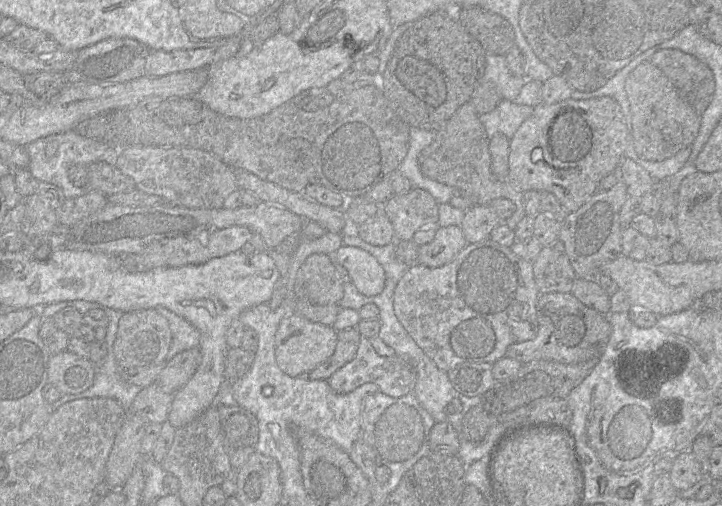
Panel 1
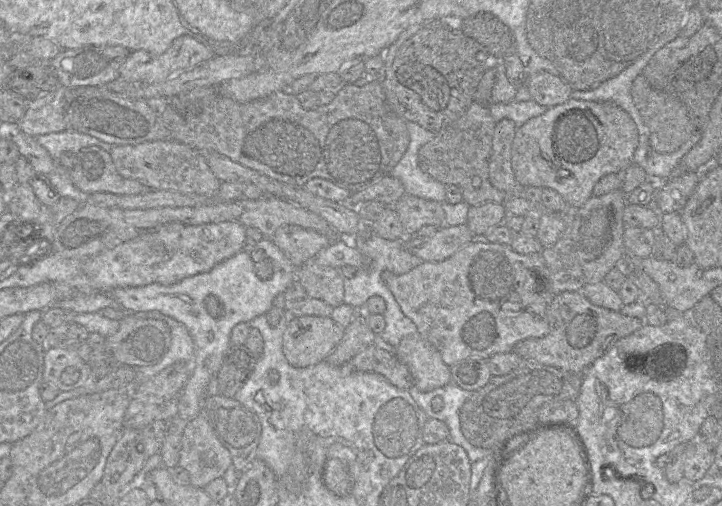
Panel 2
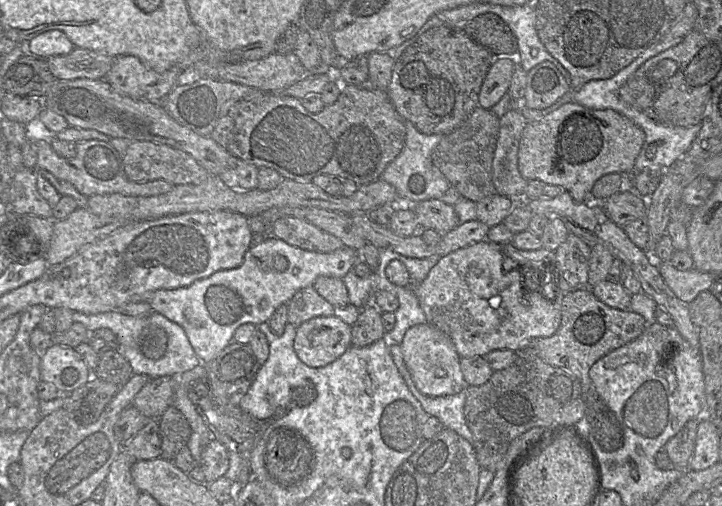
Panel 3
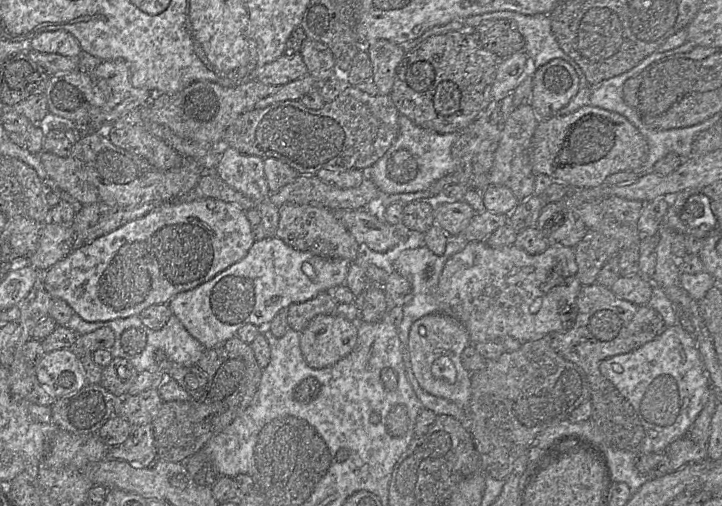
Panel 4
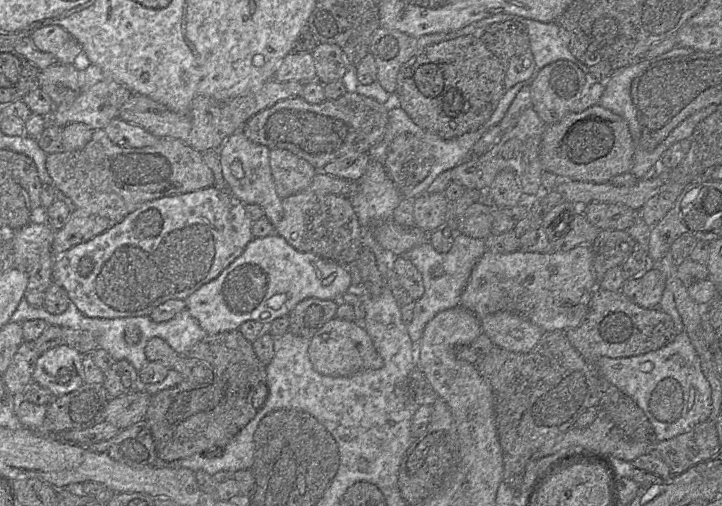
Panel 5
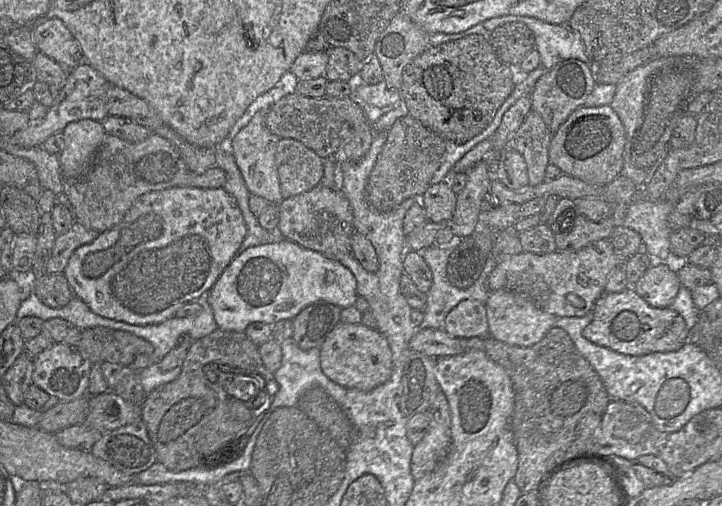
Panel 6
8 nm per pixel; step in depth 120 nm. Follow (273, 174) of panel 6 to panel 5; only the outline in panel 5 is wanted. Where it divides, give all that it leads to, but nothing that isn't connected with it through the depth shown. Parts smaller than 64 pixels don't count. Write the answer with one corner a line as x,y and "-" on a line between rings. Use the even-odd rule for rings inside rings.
237,131
226,139
218,150
222,175
227,189
244,205
257,204
264,210
264,214
274,226
283,218
282,199
278,196
270,167
270,149
264,145
251,142
242,131
-
239,162
244,170
242,179
237,179
232,174
231,166

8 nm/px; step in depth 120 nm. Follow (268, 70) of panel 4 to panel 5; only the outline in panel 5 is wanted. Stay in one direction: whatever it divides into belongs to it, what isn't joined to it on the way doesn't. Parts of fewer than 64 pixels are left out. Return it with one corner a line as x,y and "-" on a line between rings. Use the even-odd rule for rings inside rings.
289,53
276,70
273,79
279,82
316,81
316,69
311,53

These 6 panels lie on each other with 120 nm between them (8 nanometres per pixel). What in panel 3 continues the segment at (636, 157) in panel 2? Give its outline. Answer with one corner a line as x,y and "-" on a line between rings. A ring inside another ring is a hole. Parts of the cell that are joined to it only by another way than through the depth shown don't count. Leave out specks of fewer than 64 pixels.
643,112
632,122
645,133
645,143
636,159
635,172
662,171
683,156
698,136
701,125
680,127
654,121

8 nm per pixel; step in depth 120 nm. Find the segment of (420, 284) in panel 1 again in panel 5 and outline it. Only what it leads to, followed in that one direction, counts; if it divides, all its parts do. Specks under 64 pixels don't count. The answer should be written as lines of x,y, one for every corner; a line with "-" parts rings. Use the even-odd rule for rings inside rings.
589,245
567,252
495,253
487,250
473,267
461,294
459,306
482,319
500,311
511,312
540,327
544,332
579,327
598,286
592,269
593,254

